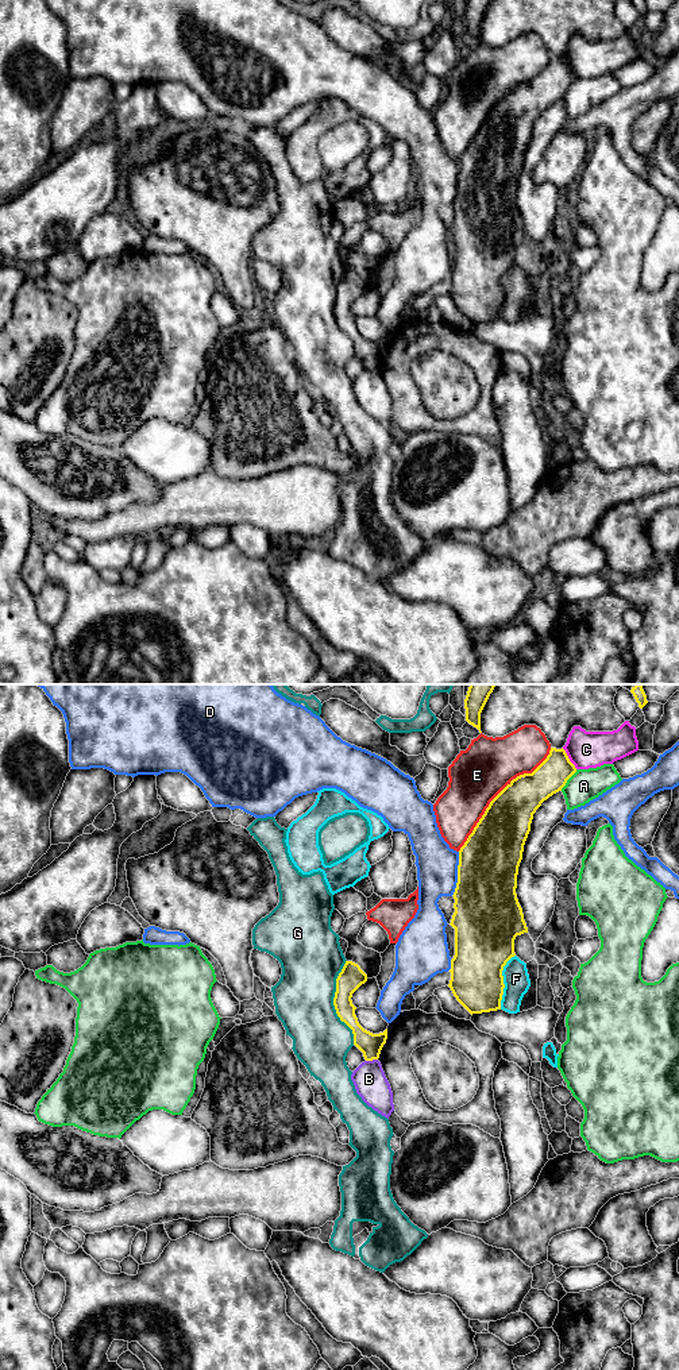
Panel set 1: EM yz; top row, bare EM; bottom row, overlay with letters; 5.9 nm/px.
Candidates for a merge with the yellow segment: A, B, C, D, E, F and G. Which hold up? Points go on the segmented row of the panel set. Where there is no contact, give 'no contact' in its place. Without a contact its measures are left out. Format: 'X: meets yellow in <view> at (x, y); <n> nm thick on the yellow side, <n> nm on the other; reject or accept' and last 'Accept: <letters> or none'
A: meets yellow in yz at (567, 779); 220 nm thick on the yellow side, 190 nm on the other; reject
B: meets yellow in yz at (371, 1060); 140 nm thick on the yellow side, 190 nm on the other; reject
C: meets yellow in yz at (568, 759); 190 nm thick on the yellow side, 220 nm on the other; reject
D: meets yellow in yz at (458, 873); 380 nm thick on the yellow side, 240 nm on the other; reject
E: meets yellow in yz at (498, 794); 300 nm thick on the yellow side, 320 nm on the other; reject
F: meets yellow in yz at (502, 981); 340 nm thick on the yellow side, 160 nm on the other; reject
G: meets yellow in yz at (334, 1002); 150 nm thick on the yellow side, 360 nm on the other; reject
Accept: none

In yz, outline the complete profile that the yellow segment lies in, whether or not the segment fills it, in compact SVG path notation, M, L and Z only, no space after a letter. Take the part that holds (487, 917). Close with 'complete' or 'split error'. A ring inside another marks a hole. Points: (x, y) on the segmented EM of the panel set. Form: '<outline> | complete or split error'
M551 748L547 759L532 773L513 779L490 802L459 850L458 883L452 895L455 912L450 923L455 929L455 956L448 987L471 1015L501 1010L504 966L516 956L516 937L528 933L516 888L533 814L544 800L562 791L575 772L566 750Z | complete

